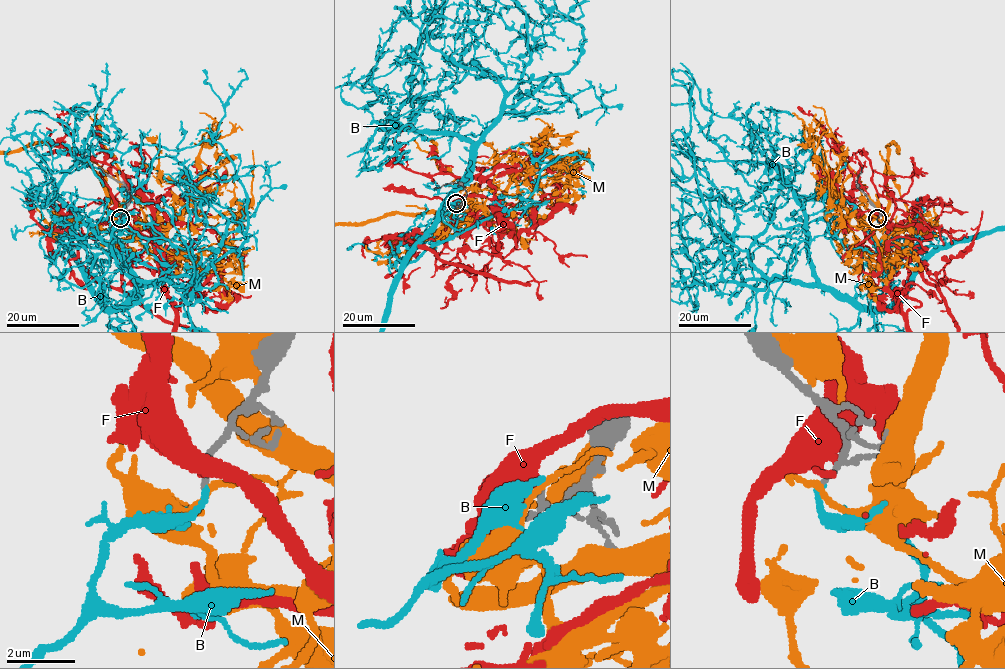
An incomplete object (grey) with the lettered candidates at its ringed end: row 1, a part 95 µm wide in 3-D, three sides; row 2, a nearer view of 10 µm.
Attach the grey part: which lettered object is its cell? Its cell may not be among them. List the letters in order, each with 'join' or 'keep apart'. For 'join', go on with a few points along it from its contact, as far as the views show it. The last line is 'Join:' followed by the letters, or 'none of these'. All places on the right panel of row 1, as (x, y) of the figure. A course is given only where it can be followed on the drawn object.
B: join
F: keep apart
M: keep apart
Join: B

